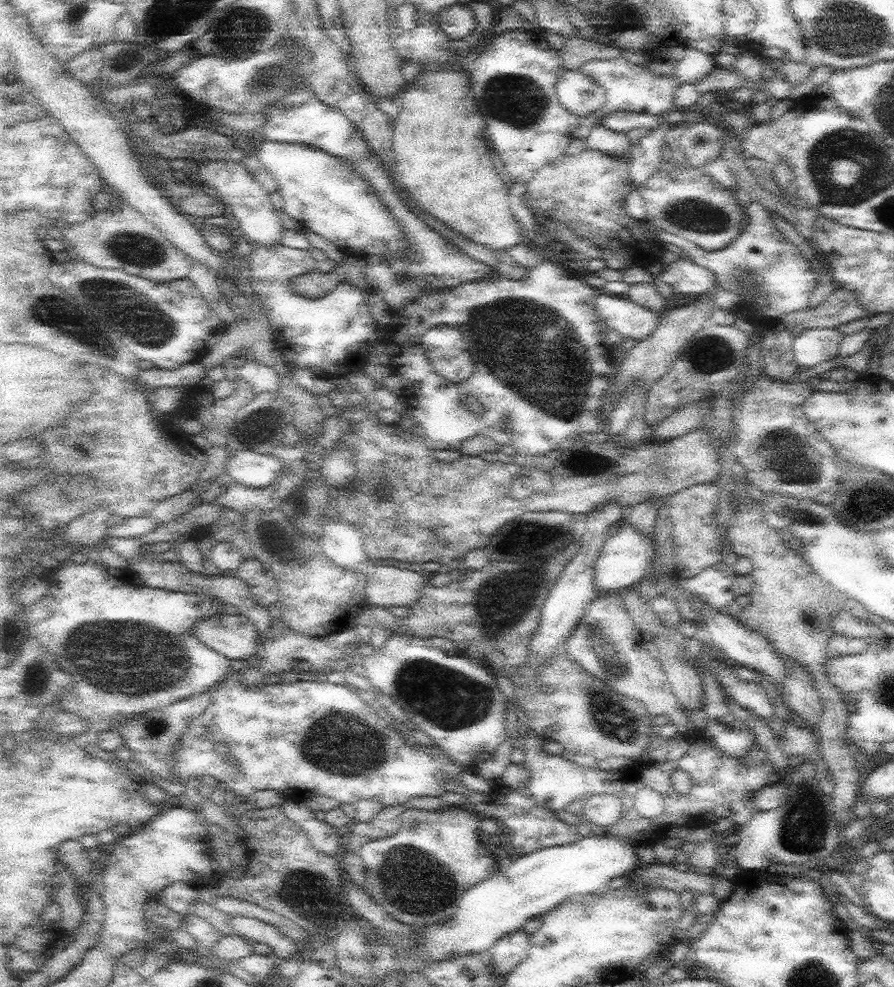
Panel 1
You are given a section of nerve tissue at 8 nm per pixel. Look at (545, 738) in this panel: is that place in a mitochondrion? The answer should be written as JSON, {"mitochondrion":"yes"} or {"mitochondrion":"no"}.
{"mitochondrion":"no"}

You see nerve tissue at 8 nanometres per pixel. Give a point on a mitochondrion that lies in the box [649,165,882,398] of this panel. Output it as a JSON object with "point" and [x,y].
{"point":[695,215]}

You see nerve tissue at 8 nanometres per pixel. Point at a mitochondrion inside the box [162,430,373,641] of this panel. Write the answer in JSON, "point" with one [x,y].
{"point":[275,543]}

